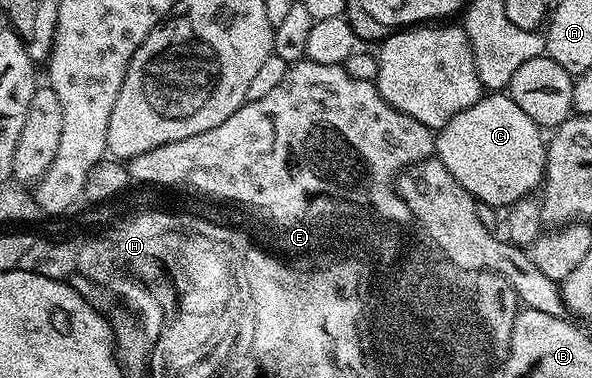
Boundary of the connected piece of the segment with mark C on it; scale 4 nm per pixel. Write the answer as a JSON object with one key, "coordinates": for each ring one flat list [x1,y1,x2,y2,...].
{"coordinates":[[492,91,481,96,474,107,466,107,466,111,454,115,454,119,450,119,450,123,436,133,435,156,477,202,493,207,509,207,541,188,548,151,541,126,536,125,534,119,530,119,530,115,526,115,526,111,522,111,522,107,518,107,507,92]]}

